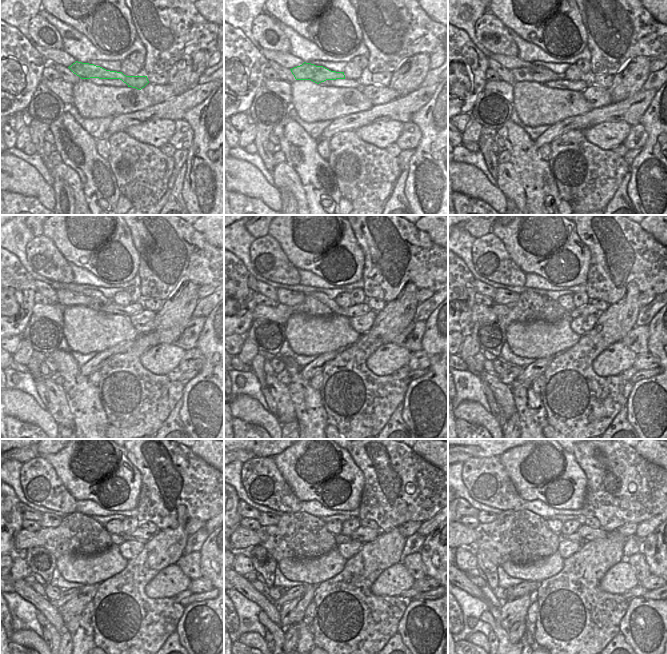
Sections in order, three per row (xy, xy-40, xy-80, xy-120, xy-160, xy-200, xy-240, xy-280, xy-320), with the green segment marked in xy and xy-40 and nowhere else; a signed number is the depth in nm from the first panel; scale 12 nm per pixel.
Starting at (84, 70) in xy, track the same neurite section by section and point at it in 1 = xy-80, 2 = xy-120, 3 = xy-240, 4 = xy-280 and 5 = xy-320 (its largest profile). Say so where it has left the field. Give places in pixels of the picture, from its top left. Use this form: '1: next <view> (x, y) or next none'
1: next xy-80 (540, 74)
2: next xy-120 (66, 298)
3: next xy-240 (47, 520)
4: next xy-280 (265, 519)
5: next xy-320 (484, 517)

